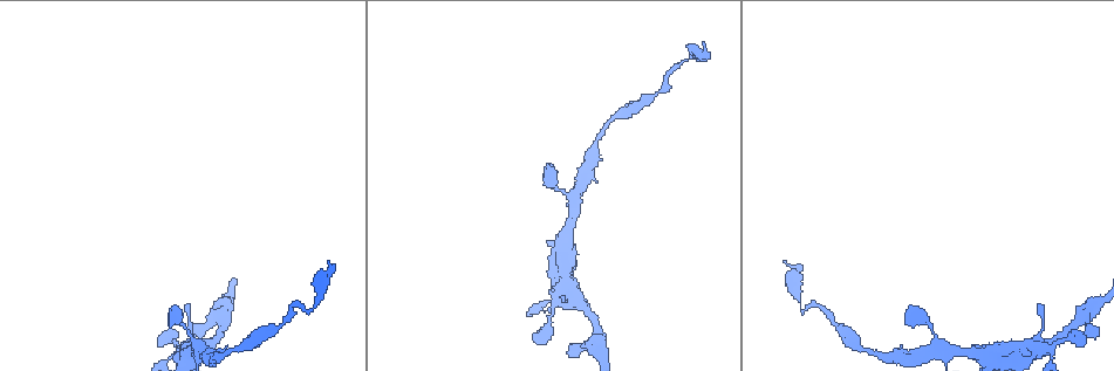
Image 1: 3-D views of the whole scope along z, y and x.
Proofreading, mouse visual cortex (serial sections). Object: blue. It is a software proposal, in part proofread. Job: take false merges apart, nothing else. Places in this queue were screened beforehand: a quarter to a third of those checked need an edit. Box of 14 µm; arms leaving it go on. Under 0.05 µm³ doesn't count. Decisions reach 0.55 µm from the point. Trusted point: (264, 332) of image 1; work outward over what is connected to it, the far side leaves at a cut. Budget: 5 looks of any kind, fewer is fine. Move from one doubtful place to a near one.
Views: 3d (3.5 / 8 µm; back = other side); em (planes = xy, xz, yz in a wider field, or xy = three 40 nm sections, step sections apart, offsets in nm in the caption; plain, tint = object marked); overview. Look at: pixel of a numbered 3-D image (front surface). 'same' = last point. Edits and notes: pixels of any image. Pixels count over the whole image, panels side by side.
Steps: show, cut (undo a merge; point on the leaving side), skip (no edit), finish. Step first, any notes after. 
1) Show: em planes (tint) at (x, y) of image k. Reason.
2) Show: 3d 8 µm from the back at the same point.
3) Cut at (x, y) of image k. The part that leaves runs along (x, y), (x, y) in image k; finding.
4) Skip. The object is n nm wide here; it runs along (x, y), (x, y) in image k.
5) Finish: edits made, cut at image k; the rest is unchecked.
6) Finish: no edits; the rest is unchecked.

Show: 3d 3.5 µm from the back at (566, 238) of image 1. Sharp bend.

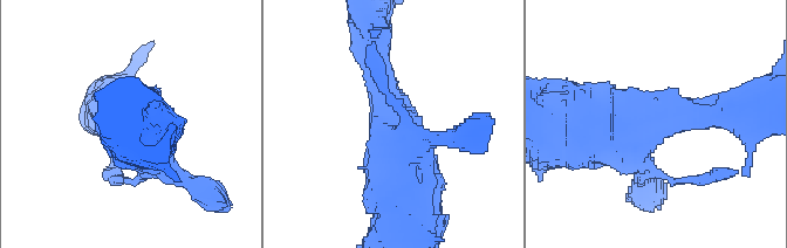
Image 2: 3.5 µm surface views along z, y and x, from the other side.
Show: em xy step 5 (tint) at (653, 122) of image 2. Shape alone is not enough.

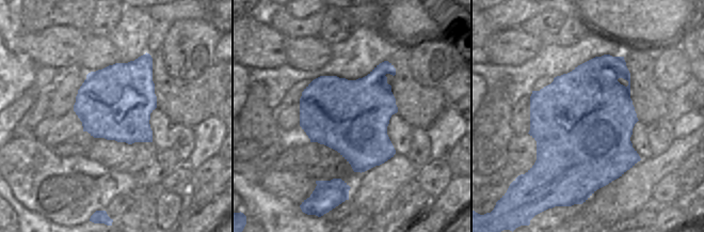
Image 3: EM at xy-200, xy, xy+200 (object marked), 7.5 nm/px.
Skip. The object is 550 nm wide here; it runs along (382, 78), (396, 144), (392, 234) in image 2; all the same cell.

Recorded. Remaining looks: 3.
Show: 3d 3.5 µm at (1050, 352) of image 1. Abrupt turn.

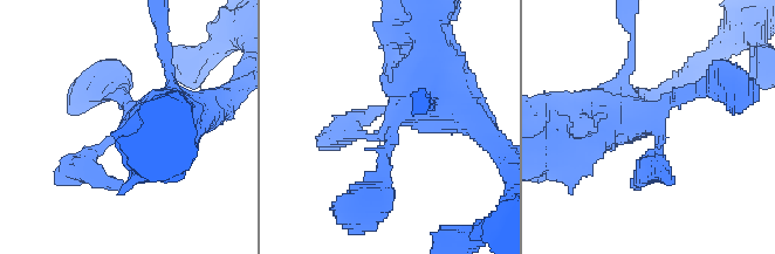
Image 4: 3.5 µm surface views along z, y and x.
Show: em xy step 5 (tint) at (650, 121) of image 4. 3 arms meet here; the arms are 200, 200, 600 nm wide.

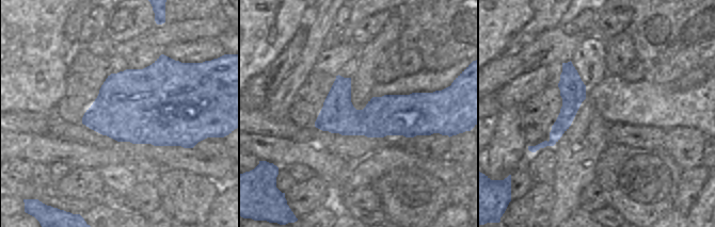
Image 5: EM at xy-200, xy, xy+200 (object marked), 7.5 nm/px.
Skip. Continuous, no second cell.

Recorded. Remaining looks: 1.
Finish: no edits; the rest is unchecked.

